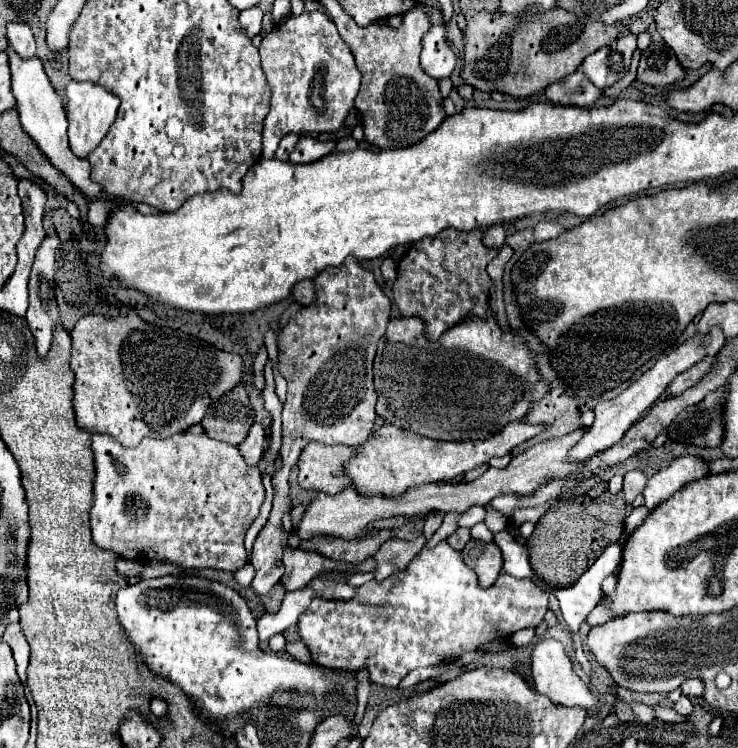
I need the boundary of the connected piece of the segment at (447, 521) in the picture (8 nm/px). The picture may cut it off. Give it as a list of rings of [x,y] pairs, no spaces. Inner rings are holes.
[[[448,512],[448,514],[444,516],[444,522],[442,522],[442,526],[438,528],[438,532],[436,532],[436,534],[434,534],[426,544],[432,544],[432,548],[434,548],[440,540],[446,540],[446,538],[448,538],[456,528],[458,528],[456,520],[458,520],[458,514],[456,514],[456,512],[454,512],[454,514]]]

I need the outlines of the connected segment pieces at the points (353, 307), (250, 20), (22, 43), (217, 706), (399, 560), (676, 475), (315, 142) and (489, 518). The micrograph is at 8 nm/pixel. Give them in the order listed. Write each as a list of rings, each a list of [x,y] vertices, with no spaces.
[[[352,256],[340,268],[326,268],[318,276],[314,276],[314,290],[316,298],[310,306],[300,308],[300,312],[278,332],[278,372],[288,382],[288,400],[282,410],[282,468],[274,476],[274,506],[268,518],[268,524],[262,528],[254,542],[254,550],[250,554],[250,562],[256,568],[256,576],[252,580],[252,588],[256,594],[268,594],[272,586],[282,578],[284,564],[282,564],[282,516],[292,510],[290,496],[288,496],[288,474],[296,464],[300,452],[310,442],[320,444],[348,444],[360,446],[368,440],[374,428],[374,406],[376,406],[376,392],[372,382],[372,362],[376,354],[376,344],[380,336],[386,332],[386,324],[390,320],[390,300],[378,286],[374,274],[364,270],[358,260]]]
[[[250,8],[250,10],[242,10],[240,12],[240,26],[242,26],[242,30],[250,36],[250,38],[254,38],[258,32],[260,32],[260,24],[262,24],[262,10],[260,8]]]
[[[10,22],[10,24],[8,24],[8,42],[10,42],[10,48],[12,48],[20,58],[34,58],[34,56],[36,56],[34,36],[32,36],[28,24]]]
[[[162,576],[154,580],[140,580],[118,590],[116,610],[128,640],[142,652],[150,670],[160,676],[168,676],[172,684],[182,688],[194,702],[198,702],[200,710],[208,714],[210,722],[218,728],[226,718],[236,716],[254,704],[260,704],[270,694],[280,690],[296,690],[300,694],[308,694],[308,700],[316,706],[328,704],[326,694],[334,686],[334,676],[322,666],[304,664],[292,658],[284,660],[276,654],[264,654],[258,646],[256,620],[246,606],[246,600],[238,594],[238,590],[222,582],[200,576]]]
[[[421,535],[420,538],[410,540],[410,542],[406,542],[406,540],[386,542],[374,556],[376,558],[376,570],[374,570],[376,582],[382,582],[382,580],[390,578],[392,574],[404,570],[426,541],[425,536]]]
[[[680,456],[674,458],[670,466],[658,470],[648,478],[644,488],[644,506],[654,510],[662,500],[668,500],[678,488],[686,486],[692,480],[700,480],[710,472],[710,464],[700,456]]]
[[[300,136],[294,152],[290,154],[292,164],[302,164],[302,162],[314,162],[320,160],[322,156],[330,154],[334,148],[334,142],[322,142],[314,136]]]
[[[486,504],[484,508],[486,510],[486,517],[484,522],[489,528],[489,530],[493,534],[503,531],[506,527],[506,523],[508,522],[508,518],[500,514],[494,508],[492,508],[490,504]]]

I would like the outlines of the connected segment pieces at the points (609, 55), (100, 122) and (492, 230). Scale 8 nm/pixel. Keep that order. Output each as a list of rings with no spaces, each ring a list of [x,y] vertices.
[[[628,32],[610,42],[608,46],[600,48],[598,52],[590,54],[582,62],[582,70],[594,86],[604,90],[614,82],[618,82],[628,72],[634,50],[636,50],[636,34]]]
[[[70,80],[68,88],[66,88],[66,96],[68,96],[68,106],[66,106],[66,114],[68,114],[68,138],[70,138],[70,148],[76,156],[86,158],[100,142],[102,138],[108,134],[108,128],[112,126],[114,118],[116,118],[116,110],[120,106],[120,100],[114,92],[106,90],[104,86],[96,84],[96,82],[78,82],[78,80]]]
[[[494,224],[494,226],[490,226],[488,230],[486,230],[486,234],[484,234],[484,244],[488,246],[488,248],[502,248],[504,246],[504,238],[506,238],[506,234],[504,234],[504,228],[500,226],[500,224]]]

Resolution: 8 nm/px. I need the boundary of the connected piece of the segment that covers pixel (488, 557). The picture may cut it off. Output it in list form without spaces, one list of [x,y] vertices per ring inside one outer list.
[[[470,540],[462,550],[462,558],[478,574],[482,588],[490,588],[502,570],[502,550],[494,540]]]

